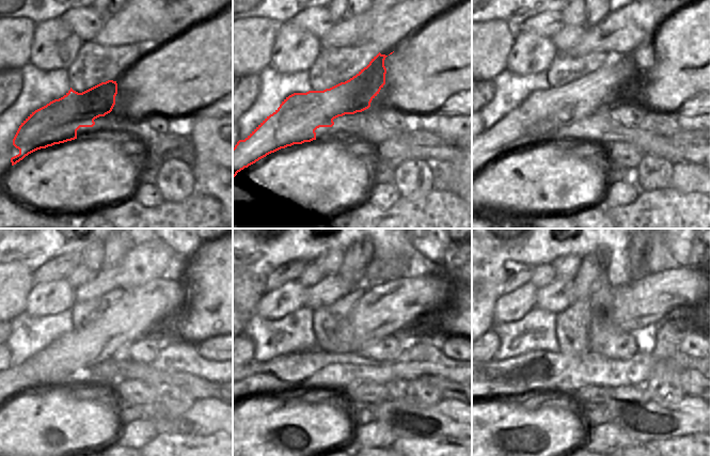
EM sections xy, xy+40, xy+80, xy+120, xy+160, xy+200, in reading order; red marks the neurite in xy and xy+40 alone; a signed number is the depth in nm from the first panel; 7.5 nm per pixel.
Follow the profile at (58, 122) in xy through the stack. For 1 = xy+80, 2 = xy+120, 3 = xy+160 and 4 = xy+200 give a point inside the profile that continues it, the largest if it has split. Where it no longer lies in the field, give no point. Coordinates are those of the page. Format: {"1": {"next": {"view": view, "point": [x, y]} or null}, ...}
{"1": {"next": {"view": "xy+80", "point": [543, 112]}}, "2": {"next": {"view": "xy+120", "point": [145, 310]}}, "3": {"next": {"view": "xy+160", "point": [401, 303]}}, "4": {"next": {"view": "xy+200", "point": [644, 302]}}}

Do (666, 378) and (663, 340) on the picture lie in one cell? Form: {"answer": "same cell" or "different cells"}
{"answer": "same cell"}

